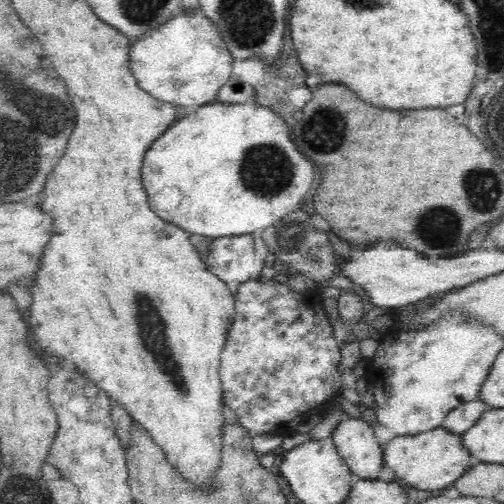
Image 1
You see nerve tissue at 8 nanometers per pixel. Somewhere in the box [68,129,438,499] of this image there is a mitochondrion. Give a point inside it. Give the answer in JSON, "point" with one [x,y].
{"point":[152,324]}

